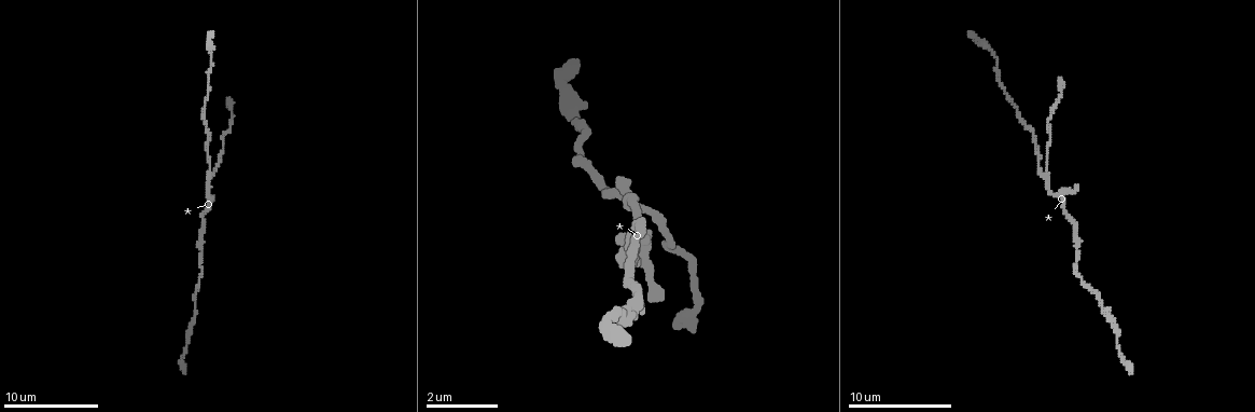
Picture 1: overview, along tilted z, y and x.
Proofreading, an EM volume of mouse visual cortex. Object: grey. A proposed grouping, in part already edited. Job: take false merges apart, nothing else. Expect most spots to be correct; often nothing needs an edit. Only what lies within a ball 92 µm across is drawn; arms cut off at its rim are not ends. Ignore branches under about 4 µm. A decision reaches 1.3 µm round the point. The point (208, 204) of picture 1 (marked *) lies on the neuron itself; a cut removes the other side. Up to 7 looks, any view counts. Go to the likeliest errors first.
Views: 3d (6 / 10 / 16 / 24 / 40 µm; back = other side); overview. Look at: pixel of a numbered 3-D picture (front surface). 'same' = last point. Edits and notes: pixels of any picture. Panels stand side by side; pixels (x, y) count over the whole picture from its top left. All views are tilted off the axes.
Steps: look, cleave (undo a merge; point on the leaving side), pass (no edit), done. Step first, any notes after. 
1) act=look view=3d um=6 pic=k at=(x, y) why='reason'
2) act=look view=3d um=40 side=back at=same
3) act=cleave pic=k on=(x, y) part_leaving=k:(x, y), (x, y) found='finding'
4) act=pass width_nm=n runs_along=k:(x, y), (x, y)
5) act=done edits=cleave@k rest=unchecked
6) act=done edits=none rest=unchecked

act=look view=3d um=10 pic=1 at=(1044, 174) why='three arms meet'

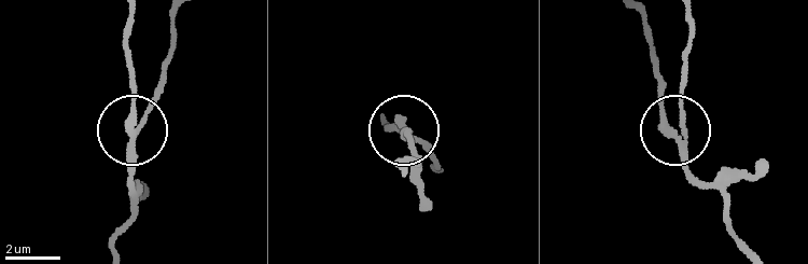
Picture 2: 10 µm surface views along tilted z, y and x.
act=cleave pic=2 on=(149, 112) arms=3 part_leaving=2:(133, 150), (173, 38), (173, 18) found='two neurons meet here'

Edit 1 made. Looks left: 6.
act=look view=overview why='redraw'

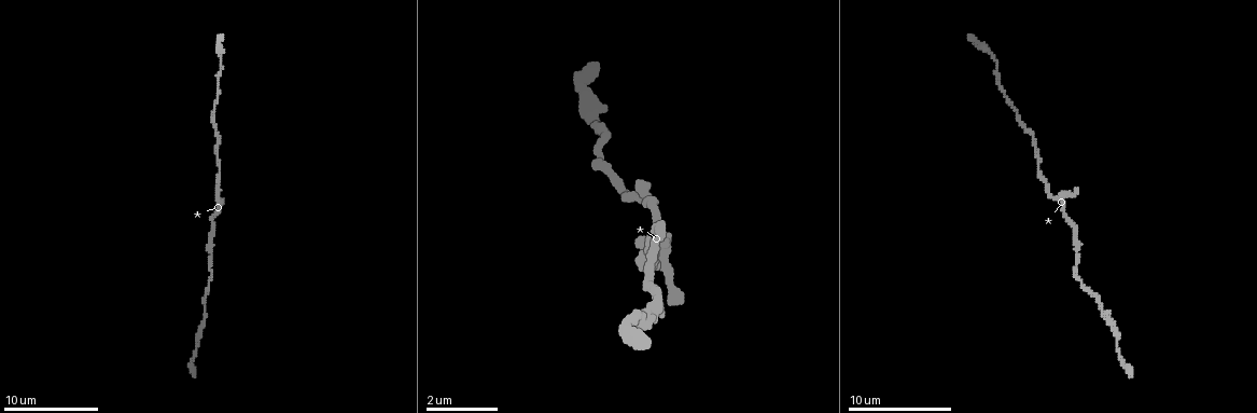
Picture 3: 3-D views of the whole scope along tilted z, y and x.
act=look view=3d um=6 pic=3 at=(213, 230) why='sudden change in width'

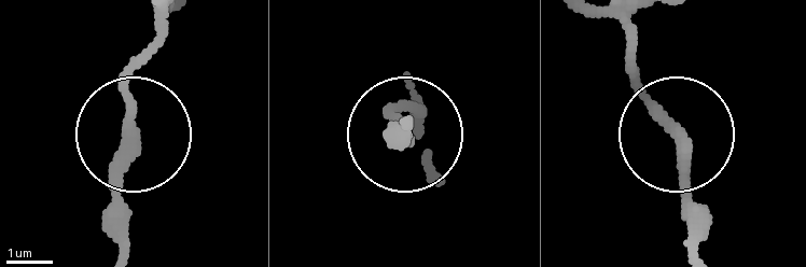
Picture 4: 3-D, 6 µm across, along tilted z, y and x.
act=pass width_nm=270 runs_along=4:(625, 34), (628, 66), (681, 148), (692, 252) found='all the same neuron'

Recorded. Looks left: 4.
act=look view=3d um=10 pic=3 at=(657, 301) why='thick turns thin'

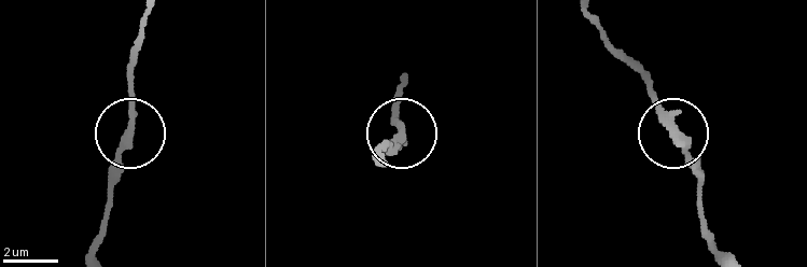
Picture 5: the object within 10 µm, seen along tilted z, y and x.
act=pass runs_along=5:(145, 19), (134, 61), (130, 138), (109, 183) found='all the same neuron'

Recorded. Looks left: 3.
act=done edits=cleave@2 rest=unchecked

